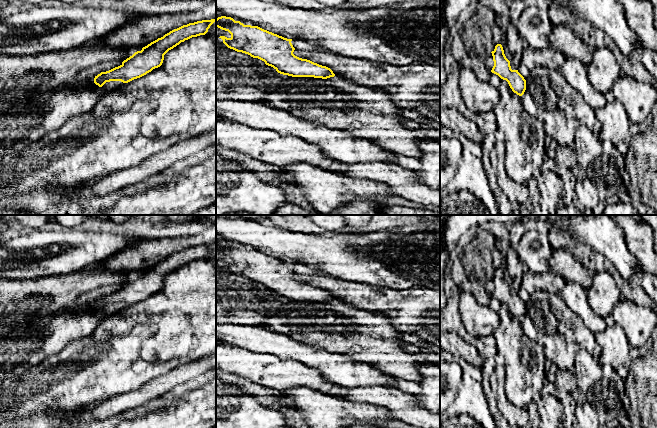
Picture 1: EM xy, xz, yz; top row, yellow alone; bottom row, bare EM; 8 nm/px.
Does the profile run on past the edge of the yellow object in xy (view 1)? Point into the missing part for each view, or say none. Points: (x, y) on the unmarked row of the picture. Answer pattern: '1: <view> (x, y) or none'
1: none

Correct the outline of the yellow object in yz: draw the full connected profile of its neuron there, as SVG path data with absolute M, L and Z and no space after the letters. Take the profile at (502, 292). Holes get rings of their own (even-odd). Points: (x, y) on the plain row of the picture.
M497 268L491 277L494 285L491 296L506 304L512 315L522 320L526 314L526 304L518 294L511 293L510 285L506 282L502 269Z

